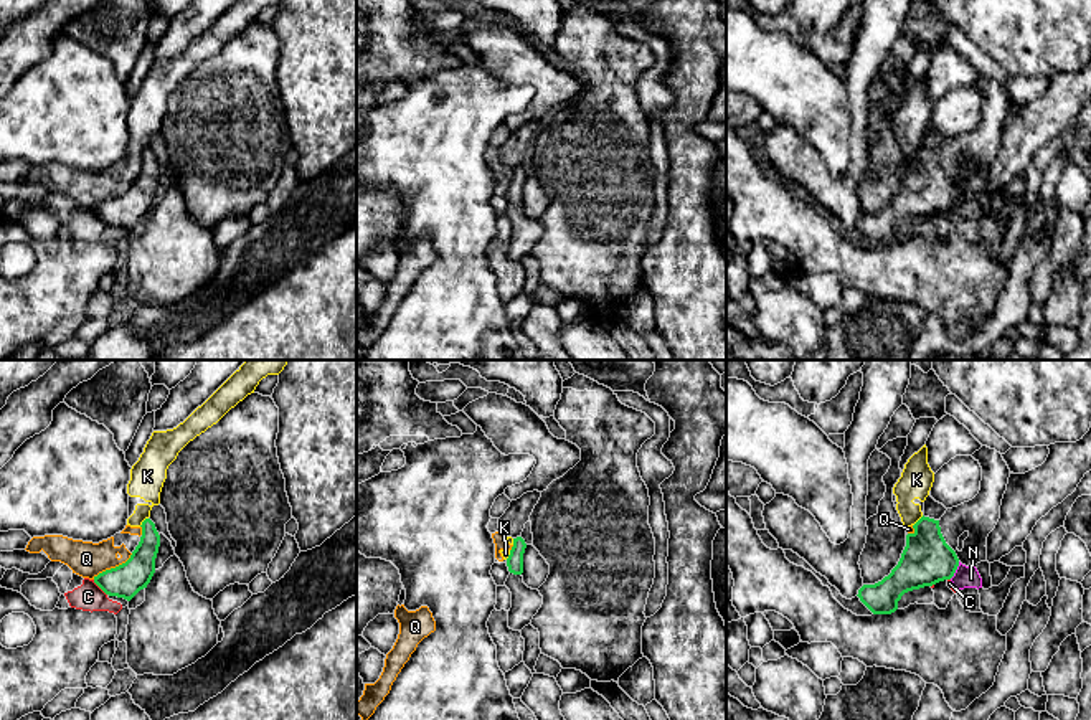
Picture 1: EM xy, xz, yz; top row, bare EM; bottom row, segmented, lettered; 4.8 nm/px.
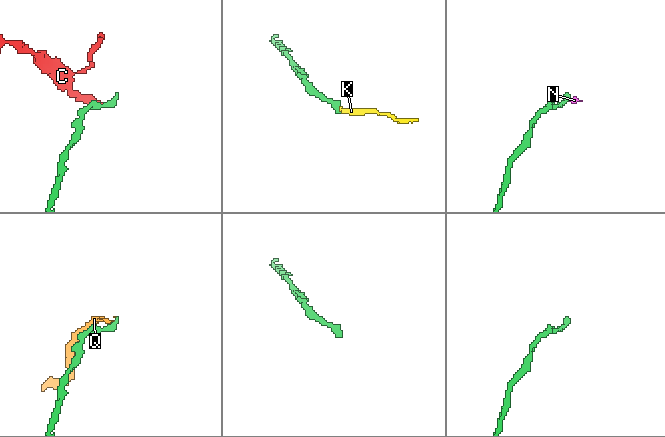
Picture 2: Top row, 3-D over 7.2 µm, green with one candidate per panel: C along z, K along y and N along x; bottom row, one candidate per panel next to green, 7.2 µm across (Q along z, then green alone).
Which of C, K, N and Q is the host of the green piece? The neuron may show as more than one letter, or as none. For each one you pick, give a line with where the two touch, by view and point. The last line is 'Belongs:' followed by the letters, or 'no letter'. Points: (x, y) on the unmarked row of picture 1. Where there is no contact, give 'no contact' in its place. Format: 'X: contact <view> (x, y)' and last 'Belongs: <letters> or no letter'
Belongs: no letter

